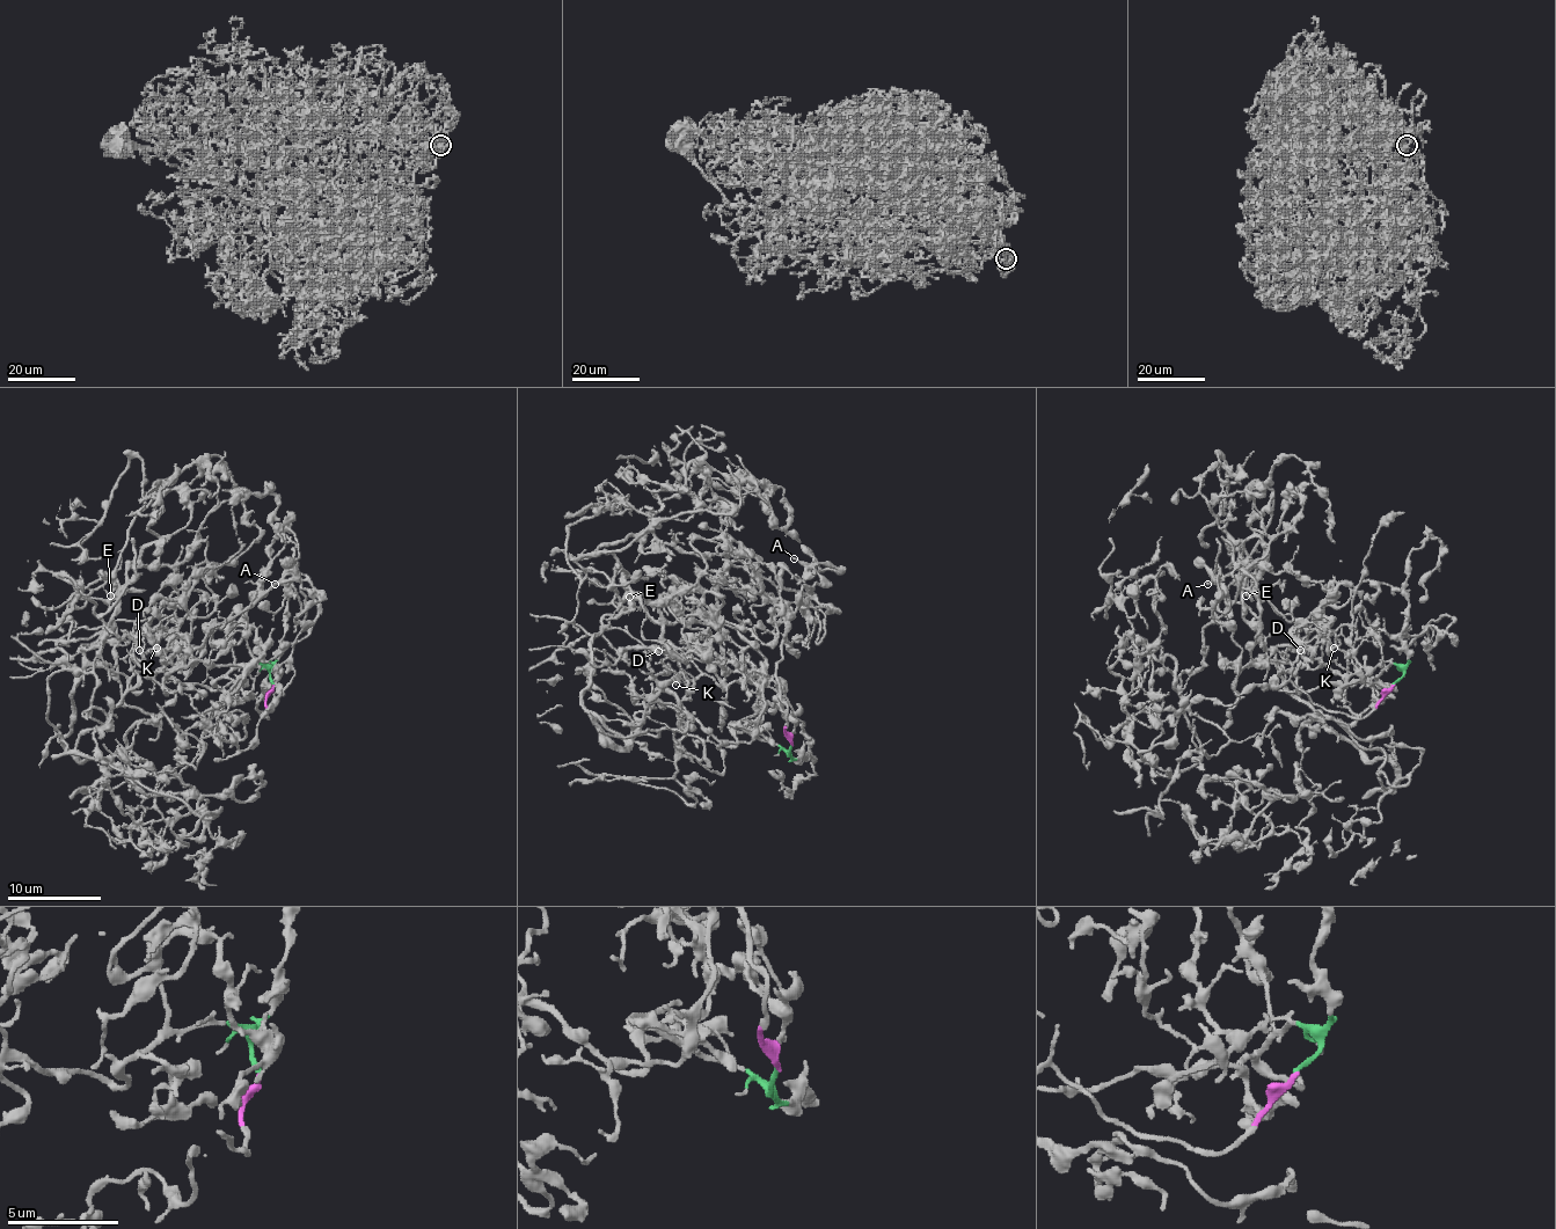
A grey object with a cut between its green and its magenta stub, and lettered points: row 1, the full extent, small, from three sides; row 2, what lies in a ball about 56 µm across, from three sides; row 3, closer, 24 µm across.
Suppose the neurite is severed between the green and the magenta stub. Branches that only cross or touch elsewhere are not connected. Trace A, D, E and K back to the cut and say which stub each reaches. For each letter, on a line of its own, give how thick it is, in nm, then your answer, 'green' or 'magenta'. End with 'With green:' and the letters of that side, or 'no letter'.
A: 200 nm | magenta
D: 150 nm | green
E: 160 nm | green
K: 160 nm | green
With green: D, E, K

